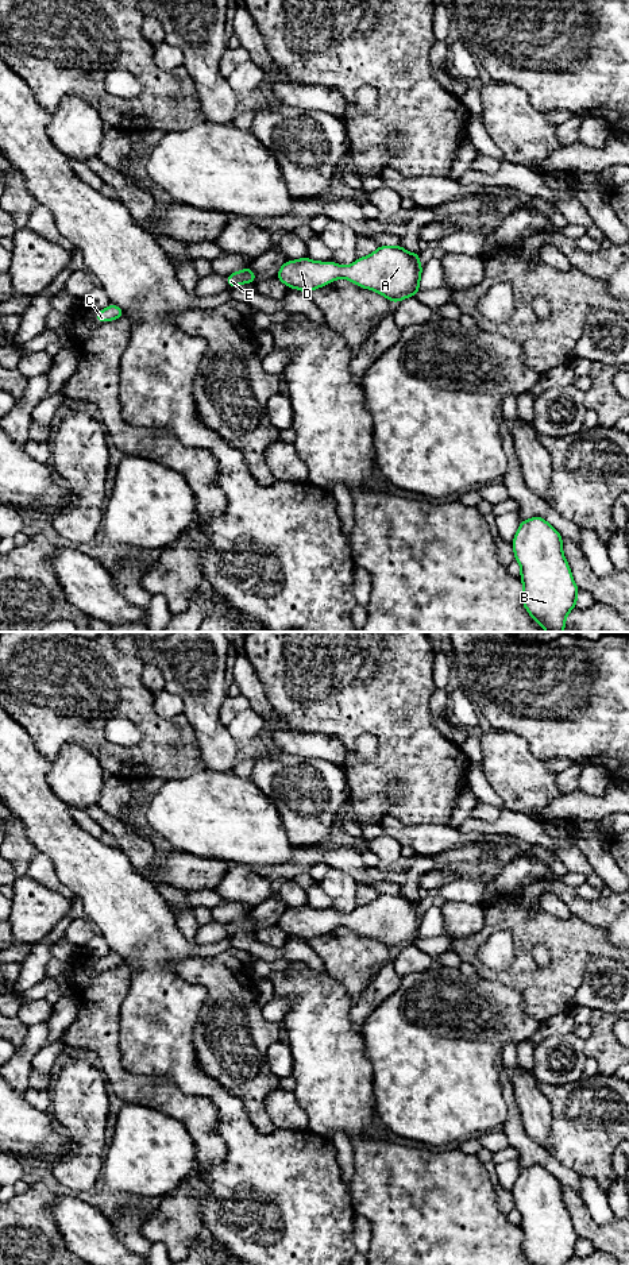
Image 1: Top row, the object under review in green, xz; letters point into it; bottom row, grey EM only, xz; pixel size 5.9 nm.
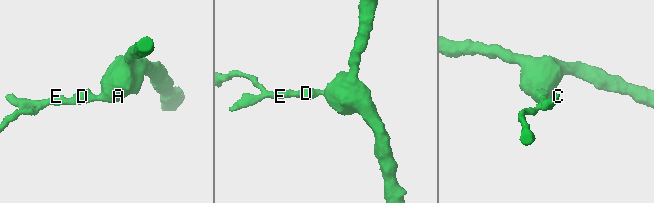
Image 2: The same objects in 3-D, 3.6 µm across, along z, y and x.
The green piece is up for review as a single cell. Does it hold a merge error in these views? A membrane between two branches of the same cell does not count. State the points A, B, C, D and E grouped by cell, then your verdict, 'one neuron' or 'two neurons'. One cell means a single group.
A B C D E; one neuron

